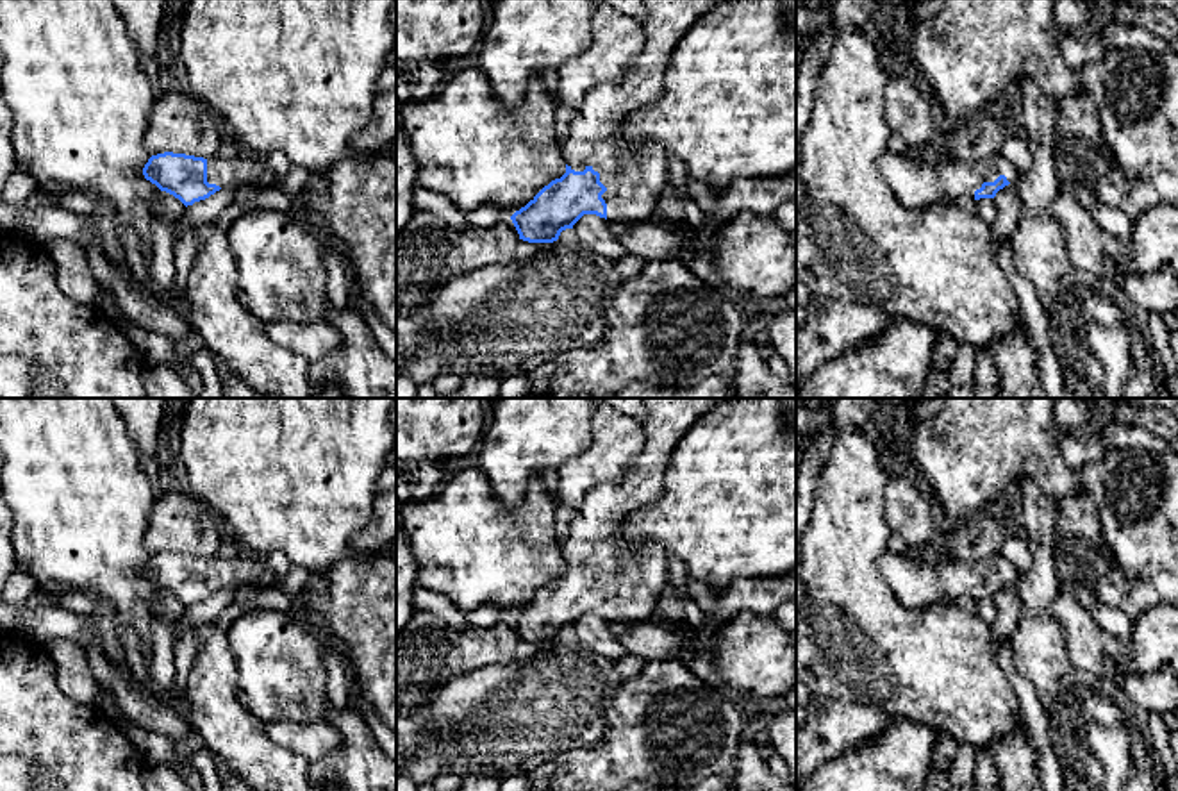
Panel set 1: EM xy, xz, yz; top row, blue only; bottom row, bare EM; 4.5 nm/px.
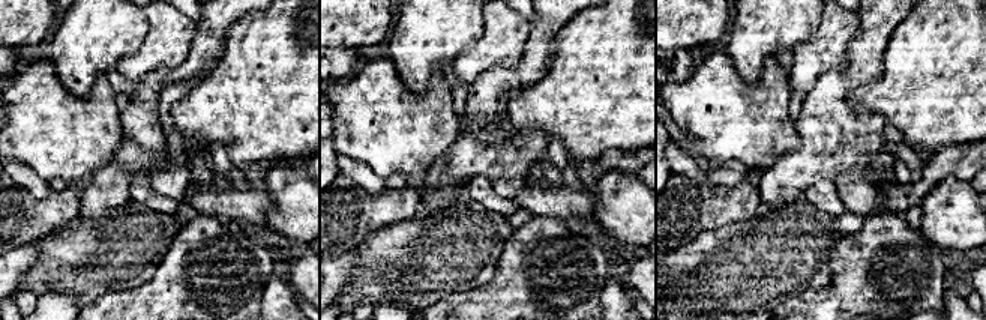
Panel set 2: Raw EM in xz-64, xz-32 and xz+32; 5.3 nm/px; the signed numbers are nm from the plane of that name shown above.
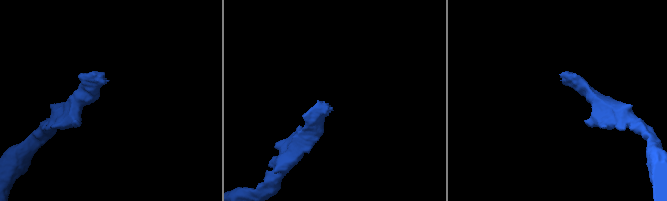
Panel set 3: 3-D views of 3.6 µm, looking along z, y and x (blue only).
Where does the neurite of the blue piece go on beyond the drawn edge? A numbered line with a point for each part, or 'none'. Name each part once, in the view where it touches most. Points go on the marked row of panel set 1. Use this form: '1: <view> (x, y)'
1: xz (634, 177)

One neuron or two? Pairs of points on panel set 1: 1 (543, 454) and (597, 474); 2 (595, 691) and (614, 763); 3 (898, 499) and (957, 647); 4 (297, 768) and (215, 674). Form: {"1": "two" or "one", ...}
{"1": "two", "2": "two", "3": "two", "4": "one"}

